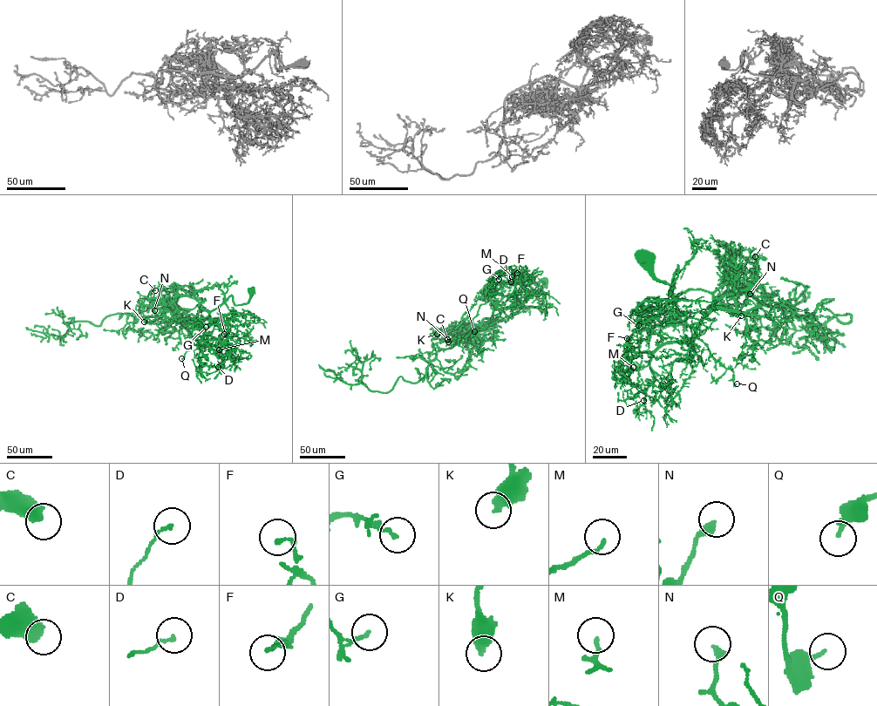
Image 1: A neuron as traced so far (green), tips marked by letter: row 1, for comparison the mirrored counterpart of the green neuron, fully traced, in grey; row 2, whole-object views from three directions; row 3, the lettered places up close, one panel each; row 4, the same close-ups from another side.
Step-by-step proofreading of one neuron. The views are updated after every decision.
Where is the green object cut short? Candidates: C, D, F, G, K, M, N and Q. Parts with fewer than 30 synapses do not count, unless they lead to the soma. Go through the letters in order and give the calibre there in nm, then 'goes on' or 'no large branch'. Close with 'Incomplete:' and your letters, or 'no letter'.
C: 600 nm thick; no large branch
D: 130 nm thick; no large branch
F: 140 nm thick; no large branch
G: 140 nm thick; no large branch
K: 400 nm thick; no large branch
M: 150 nm thick; no large branch
N: 320 nm thick; no large branch
Q: 150 nm thick; no large branch
Incomplete: no letter

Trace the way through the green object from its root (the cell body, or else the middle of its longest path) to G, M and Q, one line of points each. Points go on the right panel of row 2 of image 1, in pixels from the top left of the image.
G: (642, 256), (660, 282), (678, 266), (672, 295), (706, 290), (712, 307), (691, 324), (638, 325)
M: (642, 256), (660, 282), (678, 266), (672, 295), (706, 290), (712, 308), (687, 341), (626, 352), (633, 367)
Q: (642, 256), (660, 282), (672, 284), (678, 266), (672, 295), (712, 295), (695, 336), (737, 383)

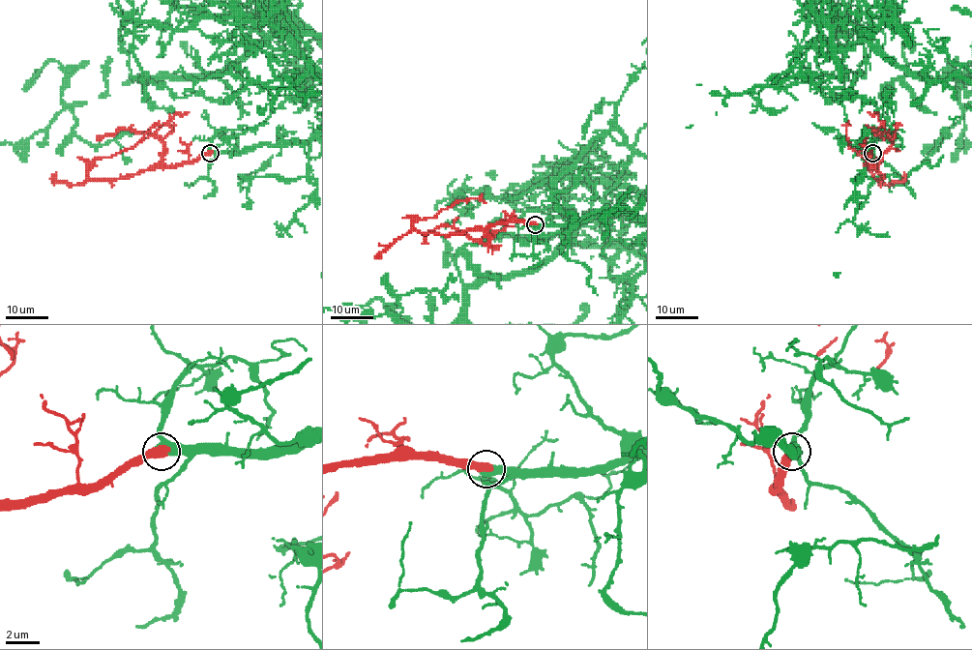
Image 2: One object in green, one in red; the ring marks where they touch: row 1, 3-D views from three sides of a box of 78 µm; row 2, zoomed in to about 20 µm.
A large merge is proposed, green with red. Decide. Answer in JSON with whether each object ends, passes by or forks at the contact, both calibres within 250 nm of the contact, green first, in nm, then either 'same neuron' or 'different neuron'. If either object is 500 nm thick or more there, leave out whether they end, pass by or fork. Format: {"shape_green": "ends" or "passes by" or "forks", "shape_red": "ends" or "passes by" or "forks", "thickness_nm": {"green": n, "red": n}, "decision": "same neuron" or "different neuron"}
{"thickness_nm": {"green": 460, "red": 600}, "decision": "same neuron"}

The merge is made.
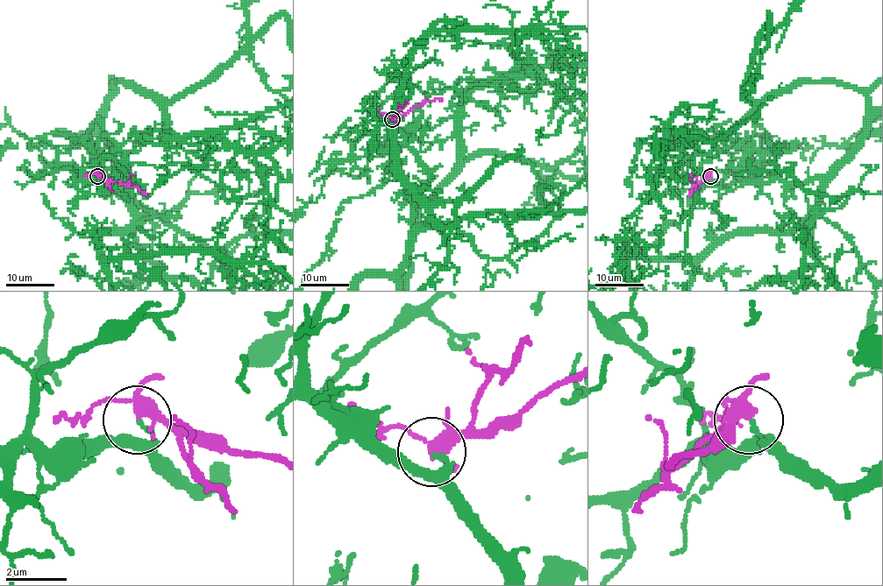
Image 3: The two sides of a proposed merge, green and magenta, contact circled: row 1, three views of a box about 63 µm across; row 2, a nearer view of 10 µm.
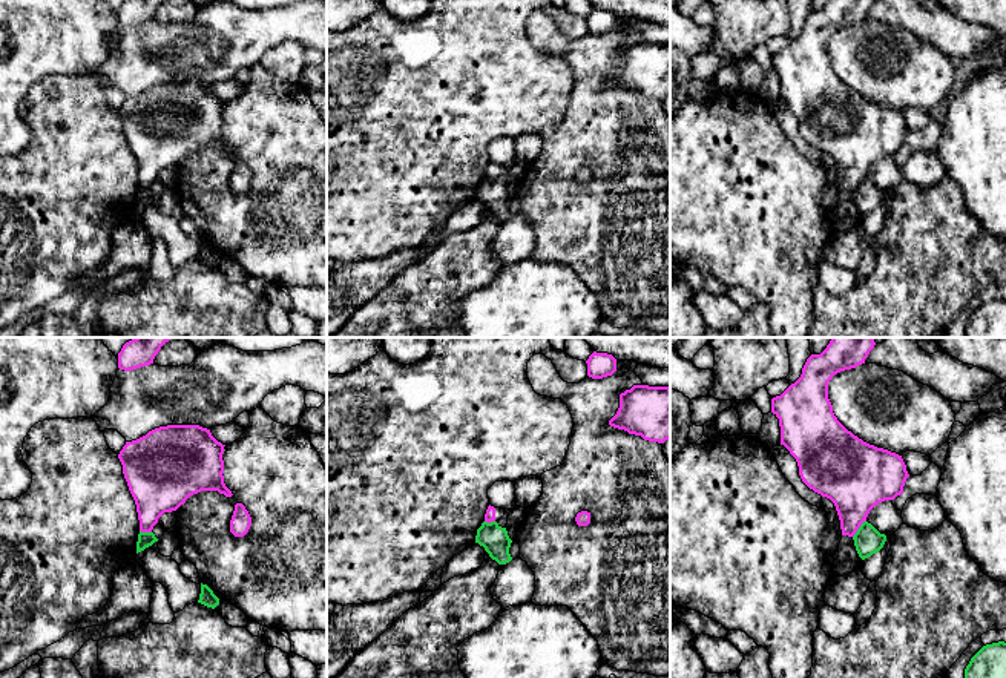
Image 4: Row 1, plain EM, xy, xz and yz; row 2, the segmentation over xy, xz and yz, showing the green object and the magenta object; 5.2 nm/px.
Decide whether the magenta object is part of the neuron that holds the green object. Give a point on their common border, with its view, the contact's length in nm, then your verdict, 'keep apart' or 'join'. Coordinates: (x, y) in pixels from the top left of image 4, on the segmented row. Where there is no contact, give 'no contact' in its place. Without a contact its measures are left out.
meets green in yz at (858, 529); contact 120 nm long; keep apart

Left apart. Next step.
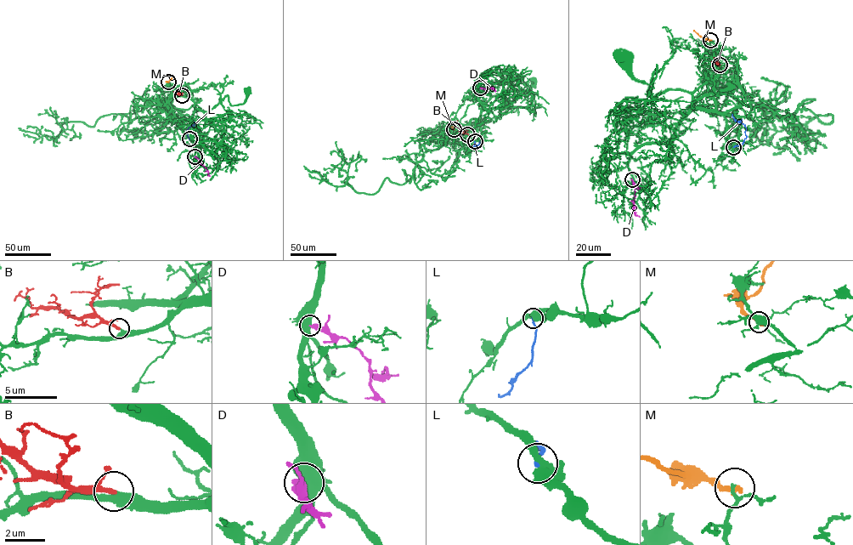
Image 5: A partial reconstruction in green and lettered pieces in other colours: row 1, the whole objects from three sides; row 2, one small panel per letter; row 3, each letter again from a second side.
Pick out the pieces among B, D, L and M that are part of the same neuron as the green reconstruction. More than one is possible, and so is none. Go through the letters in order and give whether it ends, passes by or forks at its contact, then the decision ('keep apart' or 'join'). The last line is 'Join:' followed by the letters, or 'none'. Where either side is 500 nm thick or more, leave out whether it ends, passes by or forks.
B: it passes by; join
D: it ends; keep apart
L: it ends; keep apart
M: it ends; keep apart
Join: B

